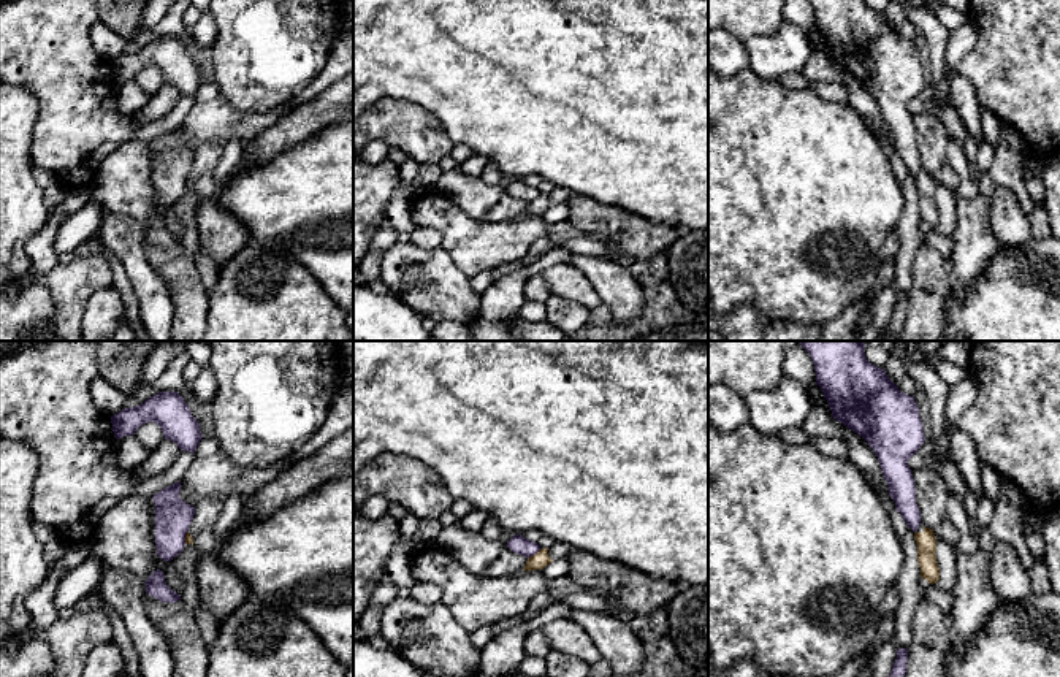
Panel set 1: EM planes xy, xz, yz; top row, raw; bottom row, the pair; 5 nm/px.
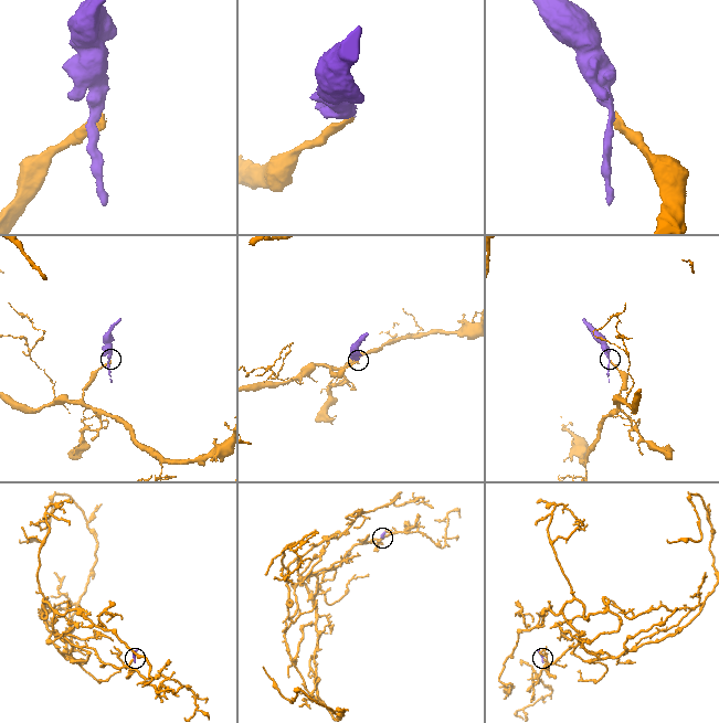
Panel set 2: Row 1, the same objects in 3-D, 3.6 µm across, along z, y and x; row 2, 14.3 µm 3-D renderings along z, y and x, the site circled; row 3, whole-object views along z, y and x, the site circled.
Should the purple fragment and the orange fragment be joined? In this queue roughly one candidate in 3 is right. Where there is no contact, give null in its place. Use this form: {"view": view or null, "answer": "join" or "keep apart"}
{"view": "xz", "answer": "keep apart"}

